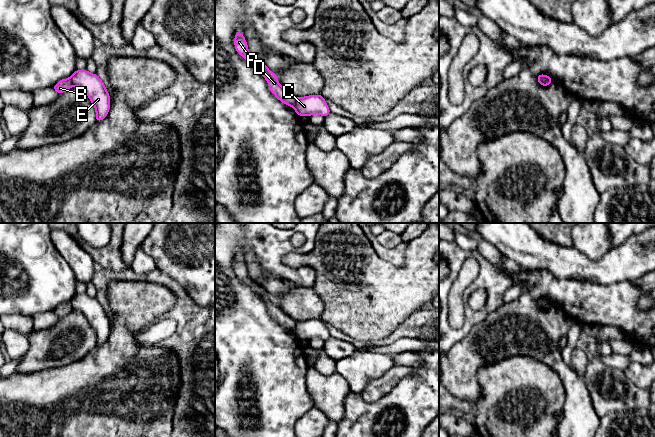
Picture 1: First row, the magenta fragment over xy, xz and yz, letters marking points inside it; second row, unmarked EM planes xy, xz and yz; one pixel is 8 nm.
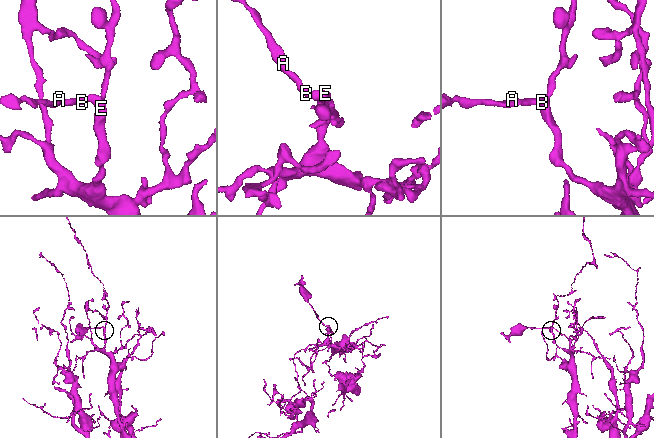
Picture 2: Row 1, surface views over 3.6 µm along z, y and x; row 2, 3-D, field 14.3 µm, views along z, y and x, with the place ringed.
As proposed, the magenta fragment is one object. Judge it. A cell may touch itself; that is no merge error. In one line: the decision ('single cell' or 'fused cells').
fused cells

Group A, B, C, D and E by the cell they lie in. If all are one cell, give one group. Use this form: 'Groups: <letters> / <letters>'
Groups: A B D / C E

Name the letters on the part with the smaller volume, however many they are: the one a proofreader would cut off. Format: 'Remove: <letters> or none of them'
Remove: A, B, D

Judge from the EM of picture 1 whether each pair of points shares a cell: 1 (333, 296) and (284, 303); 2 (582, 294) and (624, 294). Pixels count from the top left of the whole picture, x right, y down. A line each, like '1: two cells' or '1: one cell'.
1: two cells
2: one cell

